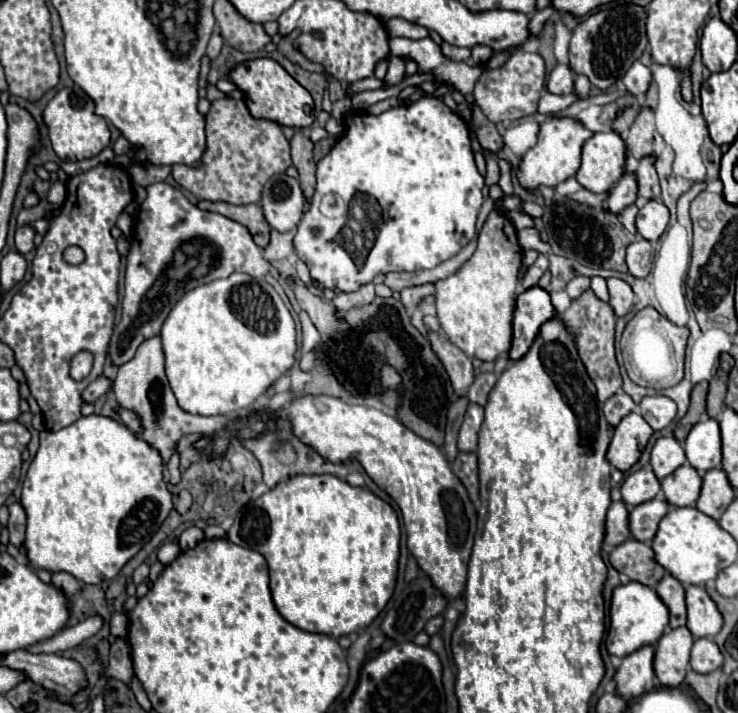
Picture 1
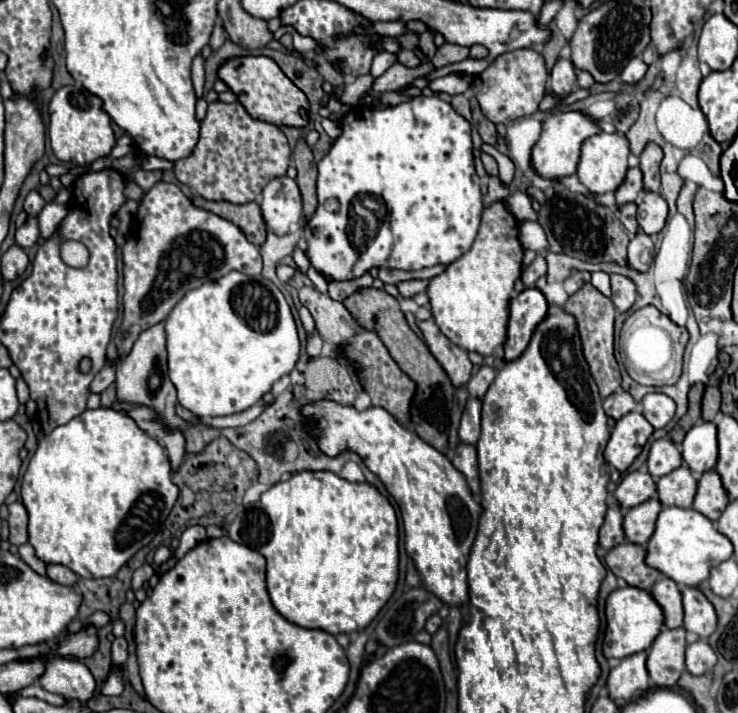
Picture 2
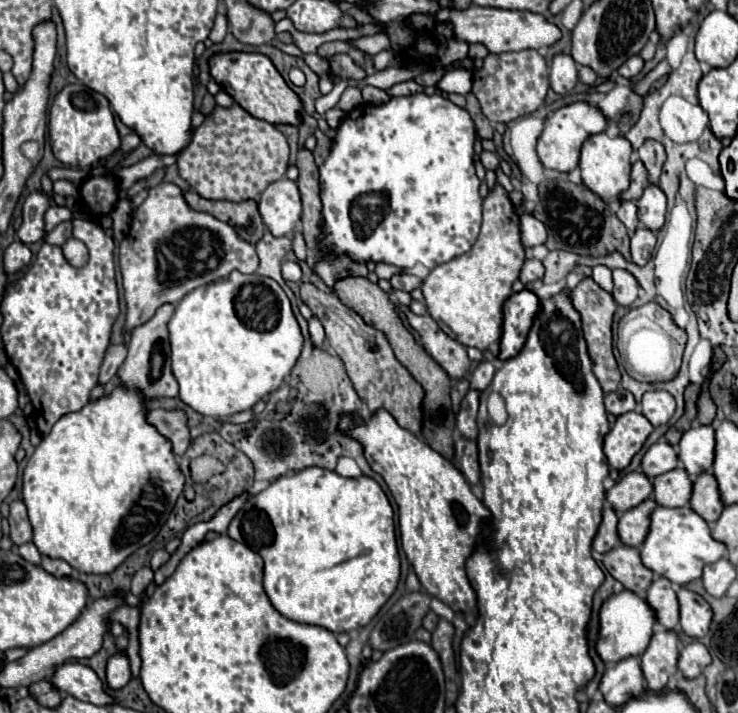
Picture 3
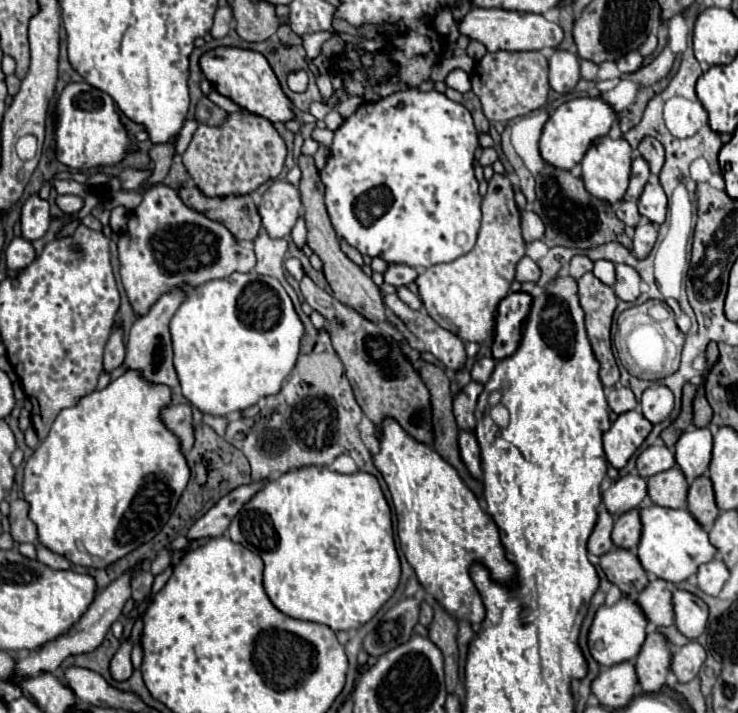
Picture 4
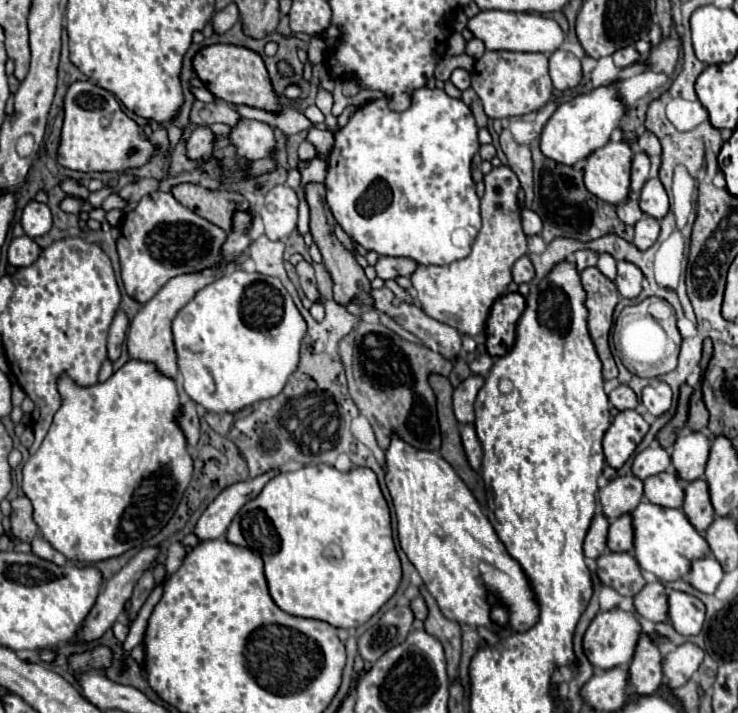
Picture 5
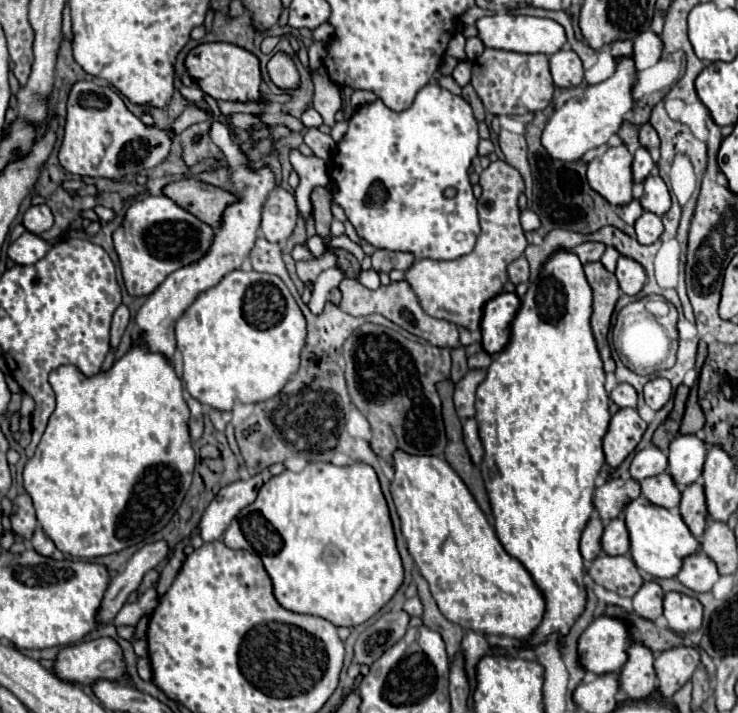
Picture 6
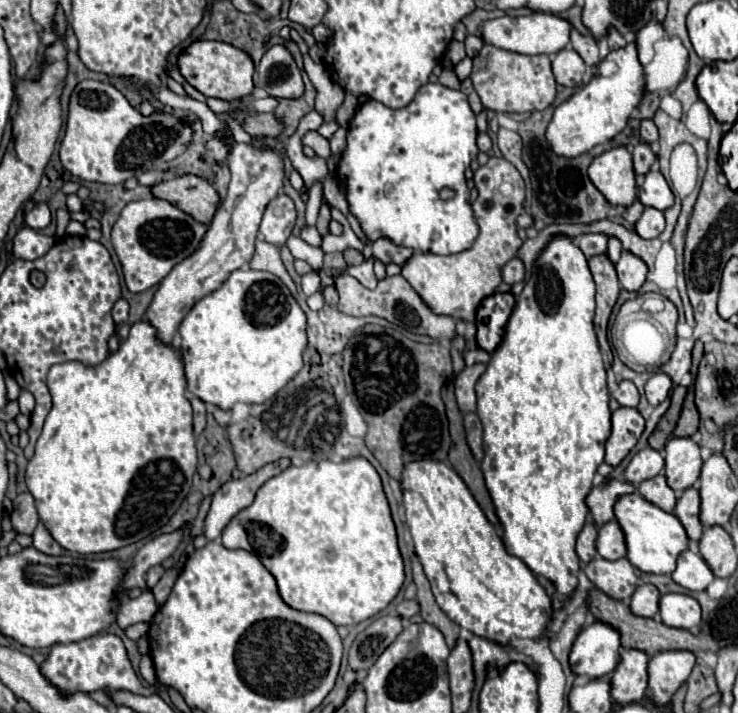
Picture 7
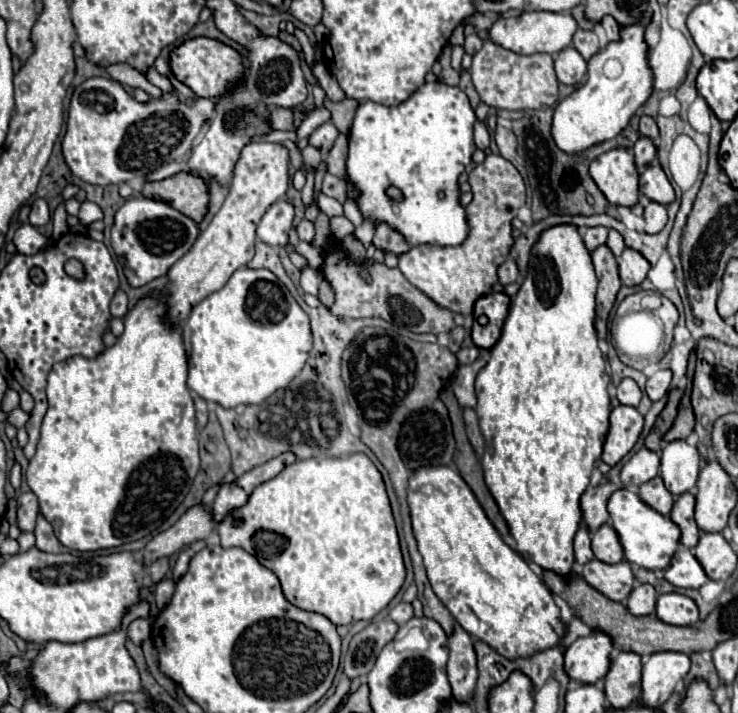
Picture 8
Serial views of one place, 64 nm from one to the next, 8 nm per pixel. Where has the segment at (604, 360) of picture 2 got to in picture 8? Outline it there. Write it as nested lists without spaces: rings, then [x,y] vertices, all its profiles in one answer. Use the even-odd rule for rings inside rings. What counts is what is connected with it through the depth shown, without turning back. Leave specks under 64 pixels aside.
[[[600,246],[592,252],[592,264],[598,276],[598,294],[596,294],[596,332],[600,340],[606,340],[606,322],[608,314],[616,302],[616,294],[622,286],[618,276],[618,264],[608,246]]]

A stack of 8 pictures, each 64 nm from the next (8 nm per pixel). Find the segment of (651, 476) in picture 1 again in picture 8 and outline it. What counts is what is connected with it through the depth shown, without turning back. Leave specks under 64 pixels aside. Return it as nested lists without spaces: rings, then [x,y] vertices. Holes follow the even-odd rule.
[[[602,482],[600,486],[590,486],[580,500],[582,506],[582,516],[584,522],[588,524],[590,532],[594,534],[602,524],[608,522],[608,510],[606,510],[606,502],[610,500],[610,494],[614,494],[614,490],[620,490],[622,486],[612,484],[612,482]]]

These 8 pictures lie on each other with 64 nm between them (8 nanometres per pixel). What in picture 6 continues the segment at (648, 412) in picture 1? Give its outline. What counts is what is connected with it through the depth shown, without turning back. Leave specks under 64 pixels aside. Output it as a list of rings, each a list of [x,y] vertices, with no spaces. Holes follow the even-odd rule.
[[[654,378],[644,386],[644,402],[652,410],[660,410],[672,398],[672,386],[666,378]]]

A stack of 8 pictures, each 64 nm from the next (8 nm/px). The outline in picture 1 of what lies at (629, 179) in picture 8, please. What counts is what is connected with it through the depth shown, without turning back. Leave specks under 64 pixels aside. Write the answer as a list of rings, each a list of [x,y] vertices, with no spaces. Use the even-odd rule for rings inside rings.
[[[598,132],[582,148],[582,164],[576,172],[576,180],[590,192],[608,192],[622,176],[626,156],[626,144],[618,132]]]

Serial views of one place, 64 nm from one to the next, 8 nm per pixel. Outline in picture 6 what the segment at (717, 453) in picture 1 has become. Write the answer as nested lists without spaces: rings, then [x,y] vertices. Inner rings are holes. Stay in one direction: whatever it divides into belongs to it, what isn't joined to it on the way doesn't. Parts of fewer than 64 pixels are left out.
[[[678,434],[668,452],[668,470],[678,486],[688,486],[702,476],[706,442],[694,434]]]

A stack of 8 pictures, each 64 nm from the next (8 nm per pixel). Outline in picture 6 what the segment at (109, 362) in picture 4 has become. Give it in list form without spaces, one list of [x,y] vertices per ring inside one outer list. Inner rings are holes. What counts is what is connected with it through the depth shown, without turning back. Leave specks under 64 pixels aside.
[[[120,304],[114,312],[114,320],[112,320],[112,330],[110,330],[110,346],[112,350],[118,350],[118,344],[120,344],[120,338],[126,330],[130,322],[130,316],[128,316],[128,308],[124,304]]]

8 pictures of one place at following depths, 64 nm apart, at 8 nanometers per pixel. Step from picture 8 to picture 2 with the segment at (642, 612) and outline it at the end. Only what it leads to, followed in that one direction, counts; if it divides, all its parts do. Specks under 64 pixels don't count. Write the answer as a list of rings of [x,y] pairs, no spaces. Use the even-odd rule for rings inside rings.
[[[662,576],[654,588],[652,588],[654,600],[662,606],[664,610],[664,626],[666,628],[680,628],[682,626],[682,594],[678,590],[678,584],[672,578]]]

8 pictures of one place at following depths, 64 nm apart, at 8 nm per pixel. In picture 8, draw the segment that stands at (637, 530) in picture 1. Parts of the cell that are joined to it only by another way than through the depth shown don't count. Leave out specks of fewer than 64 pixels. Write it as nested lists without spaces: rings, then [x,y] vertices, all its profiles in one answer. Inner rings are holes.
[[[610,524],[600,526],[592,534],[592,550],[594,550],[594,556],[606,564],[616,564],[616,562],[622,562],[624,558],[620,538]]]

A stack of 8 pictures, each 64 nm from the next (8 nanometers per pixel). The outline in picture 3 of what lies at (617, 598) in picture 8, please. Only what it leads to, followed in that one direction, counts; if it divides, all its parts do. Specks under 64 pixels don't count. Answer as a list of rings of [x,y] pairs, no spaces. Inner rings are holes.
[[[620,544],[616,546],[614,550],[606,552],[604,554],[604,566],[606,570],[624,584],[626,590],[632,590],[636,592],[638,596],[644,596],[652,578],[654,578],[654,572],[648,570],[642,560],[640,560],[640,552],[634,548],[634,546],[626,546],[626,544]]]

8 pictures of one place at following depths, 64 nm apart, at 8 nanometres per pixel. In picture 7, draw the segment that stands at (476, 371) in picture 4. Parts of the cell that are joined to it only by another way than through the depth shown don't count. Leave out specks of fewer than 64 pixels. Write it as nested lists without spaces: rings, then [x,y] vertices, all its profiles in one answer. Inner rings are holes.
[[[478,348],[478,350],[466,352],[466,354],[464,354],[464,360],[466,360],[466,366],[474,366],[474,364],[478,364],[478,362],[488,362],[488,360],[490,360],[490,354],[488,354],[486,350]]]

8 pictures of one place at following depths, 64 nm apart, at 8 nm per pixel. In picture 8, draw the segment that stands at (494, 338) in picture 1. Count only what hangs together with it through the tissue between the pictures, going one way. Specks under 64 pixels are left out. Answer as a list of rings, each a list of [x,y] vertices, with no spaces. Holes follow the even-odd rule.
[[[496,154],[486,156],[486,160],[470,172],[470,186],[474,192],[474,200],[466,206],[470,236],[462,246],[416,246],[398,256],[398,268],[410,284],[422,290],[438,306],[464,316],[472,314],[474,302],[492,292],[492,286],[498,282],[498,266],[510,256],[514,246],[512,220],[526,200],[526,186],[520,172],[512,166],[512,162]]]

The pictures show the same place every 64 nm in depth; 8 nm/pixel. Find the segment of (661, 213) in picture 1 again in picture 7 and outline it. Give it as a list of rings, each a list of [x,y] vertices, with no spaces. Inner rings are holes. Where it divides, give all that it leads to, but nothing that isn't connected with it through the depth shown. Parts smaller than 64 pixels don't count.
[[[650,170],[646,174],[644,186],[640,190],[640,202],[644,206],[654,206],[656,210],[668,210],[674,204],[674,194],[668,186],[668,182],[664,180],[664,176],[660,174],[660,170]]]

